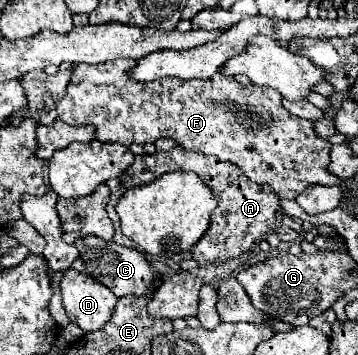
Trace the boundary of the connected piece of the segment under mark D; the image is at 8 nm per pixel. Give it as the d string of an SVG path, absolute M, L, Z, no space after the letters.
M66 271L60 281L62 305L72 323L76 323L84 333L98 331L112 317L116 307L116 295L98 283L96 279Z

